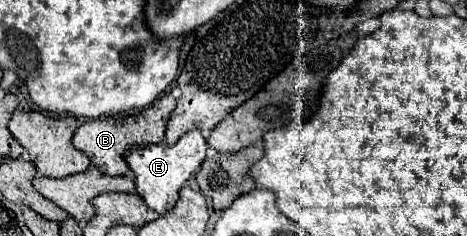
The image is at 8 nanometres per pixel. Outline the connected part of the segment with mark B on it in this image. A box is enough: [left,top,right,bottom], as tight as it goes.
[72,92,176,176]

